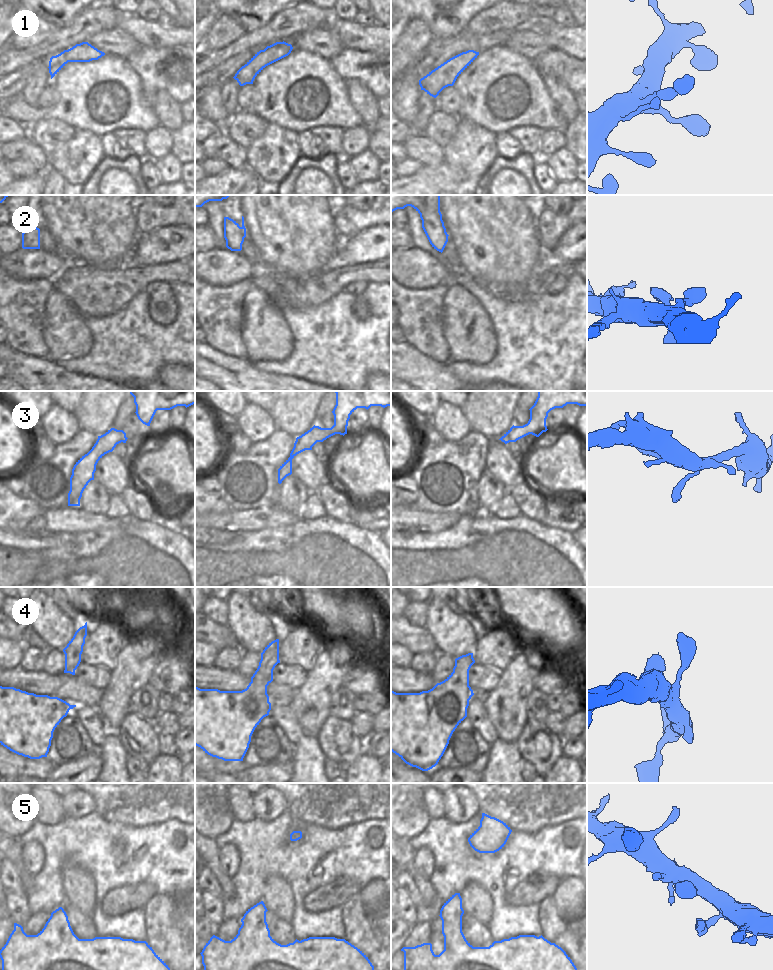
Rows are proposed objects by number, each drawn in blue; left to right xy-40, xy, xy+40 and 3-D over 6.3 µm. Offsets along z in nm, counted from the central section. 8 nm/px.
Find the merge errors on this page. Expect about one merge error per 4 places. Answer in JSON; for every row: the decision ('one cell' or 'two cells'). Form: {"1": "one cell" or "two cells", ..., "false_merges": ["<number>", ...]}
{"1": "one cell", "2": "one cell", "3": "one cell", "4": "one cell", "5": "one cell", "false_merges": []}

